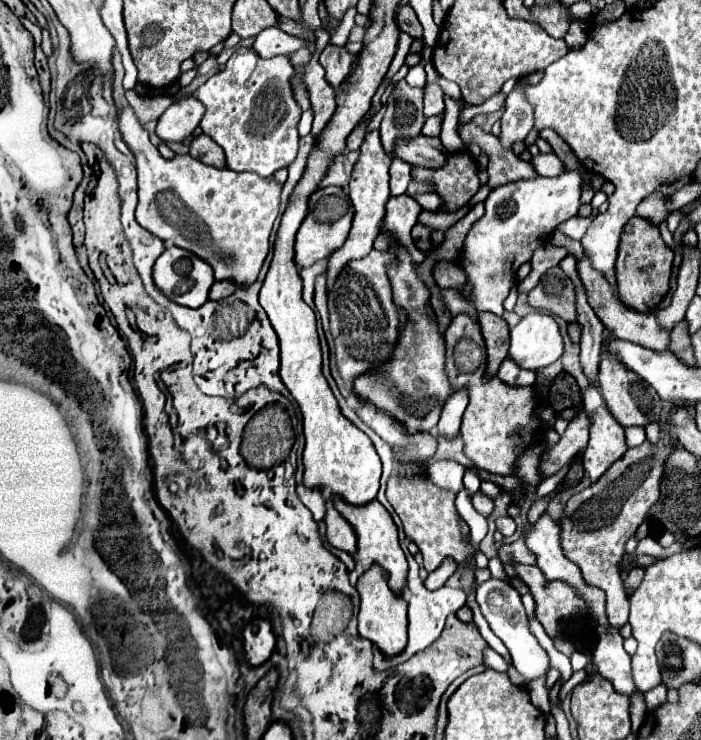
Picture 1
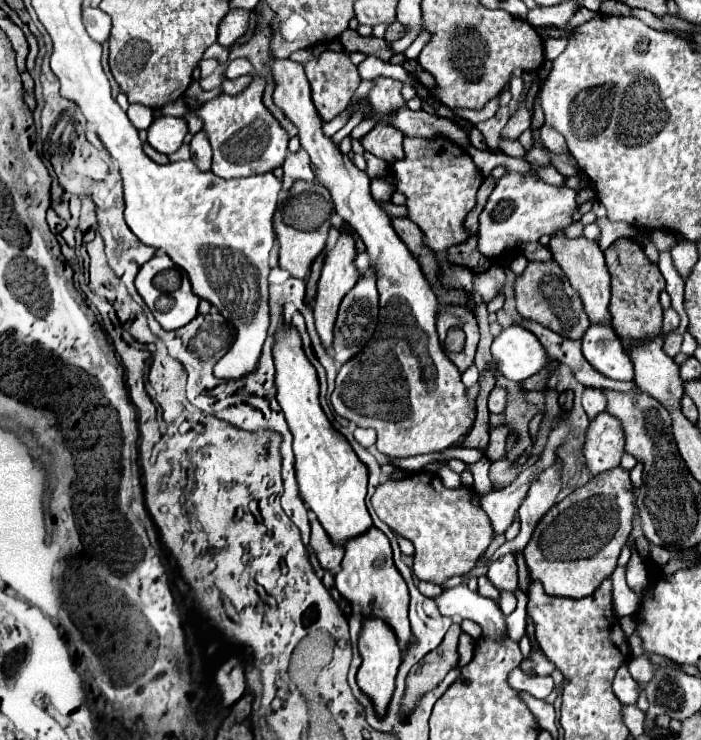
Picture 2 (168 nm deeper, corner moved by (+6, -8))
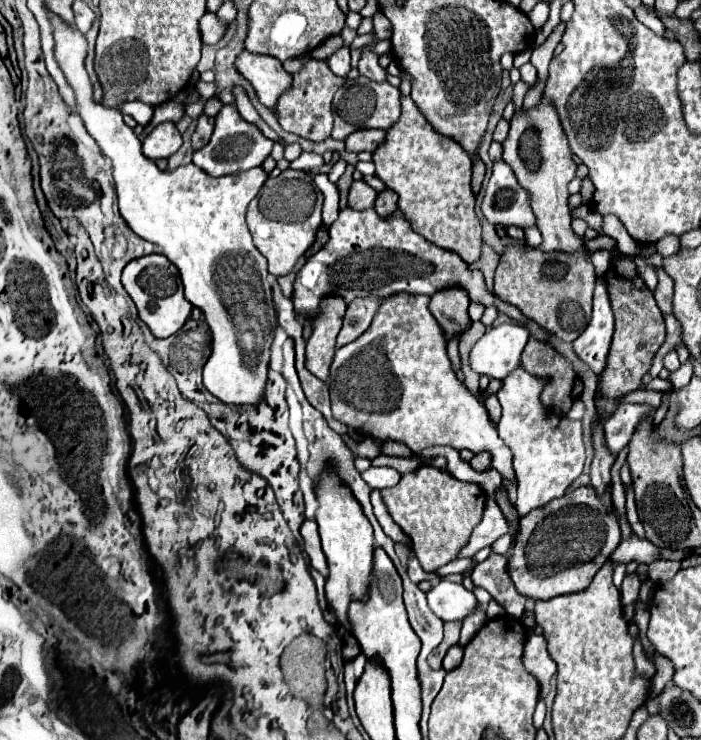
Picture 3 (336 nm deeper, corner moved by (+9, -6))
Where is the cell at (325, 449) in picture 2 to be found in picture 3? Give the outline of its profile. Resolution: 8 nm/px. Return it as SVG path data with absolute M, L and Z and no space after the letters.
M324 468L324 476L320 476L320 484L314 488L318 510L316 510L316 522L320 526L320 538L322 538L322 550L328 560L328 578L326 578L326 598L332 604L338 620L346 626L346 612L348 602L352 598L364 598L368 588L368 576L372 568L372 550L374 550L374 532L372 524L360 512L360 504L356 504L356 498L344 488L344 484L336 484L336 472L328 474Z

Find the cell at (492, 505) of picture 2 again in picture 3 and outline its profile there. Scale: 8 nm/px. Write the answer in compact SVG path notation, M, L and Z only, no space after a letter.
M488 498L482 522L474 528L474 532L470 536L470 542L462 548L458 558L474 556L478 550L482 550L486 546L492 546L494 540L498 540L506 532L508 532L508 524L506 524L504 516L498 512L498 504L492 498Z

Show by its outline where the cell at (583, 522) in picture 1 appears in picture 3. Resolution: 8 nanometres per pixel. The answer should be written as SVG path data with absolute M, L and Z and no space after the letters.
M580 486L522 516L514 552L508 562L508 574L518 592L532 600L550 600L588 588L598 568L608 562L608 556L620 544L620 524L610 508L610 488L598 496L592 486Z

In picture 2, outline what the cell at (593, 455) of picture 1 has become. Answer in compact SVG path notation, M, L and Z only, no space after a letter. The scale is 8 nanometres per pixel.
M603 412L591 420L587 430L587 442L583 454L587 458L587 468L593 476L617 468L623 456L625 436L623 426L617 418Z

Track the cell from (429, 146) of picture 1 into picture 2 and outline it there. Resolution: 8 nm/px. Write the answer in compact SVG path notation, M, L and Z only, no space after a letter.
M375 124L375 128L361 138L361 144L367 152L379 156L389 164L395 162L395 158L403 156L401 142L403 134L399 134L399 130L395 130L393 126L383 126L383 124Z

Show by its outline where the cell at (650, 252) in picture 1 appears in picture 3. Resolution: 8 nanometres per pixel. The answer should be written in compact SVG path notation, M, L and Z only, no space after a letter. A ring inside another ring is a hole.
M612 254L610 268L604 274L604 280L608 284L608 296L610 296L612 312L616 318L616 326L614 326L614 338L612 338L612 346L608 354L608 366L600 376L598 394L596 394L596 408L602 418L610 416L616 410L618 396L628 394L642 386L642 376L650 370L652 358L666 336L662 312L654 296L648 292L646 282L638 274L636 256ZM626 374L630 374L630 380L626 380Z

